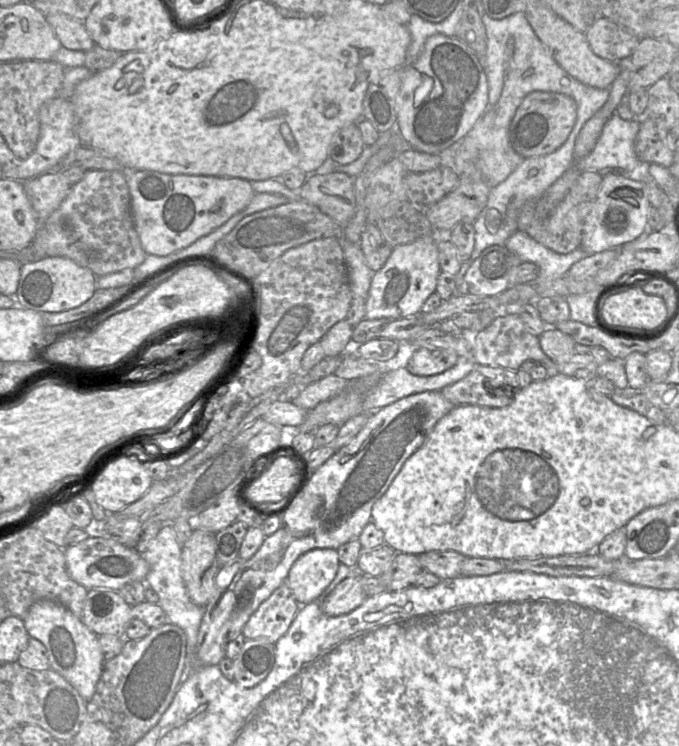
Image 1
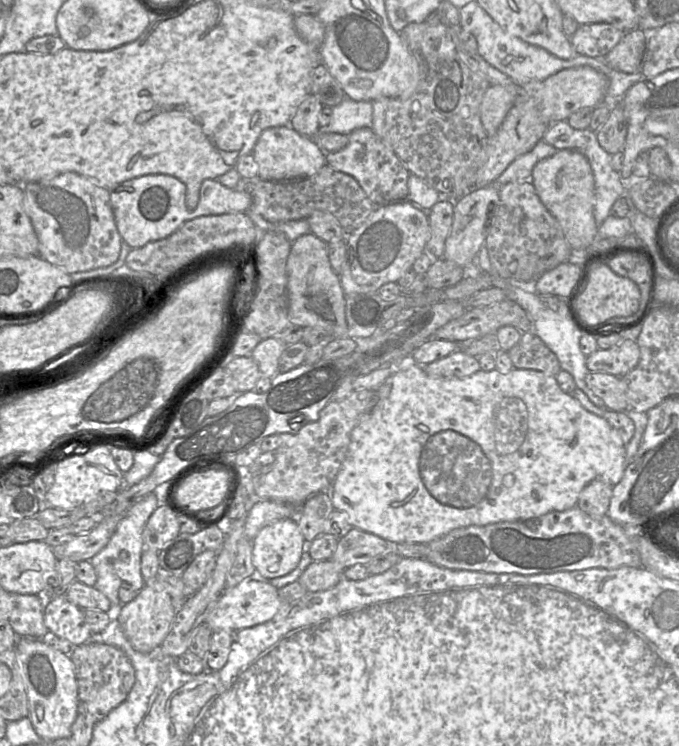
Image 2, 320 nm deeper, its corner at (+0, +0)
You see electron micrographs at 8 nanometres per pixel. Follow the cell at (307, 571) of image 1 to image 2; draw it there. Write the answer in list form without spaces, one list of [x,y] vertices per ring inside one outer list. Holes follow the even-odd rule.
[[[281,519],[263,527],[252,540],[252,560],[257,576],[268,581],[283,577],[299,564],[306,552],[303,534],[294,519]]]

